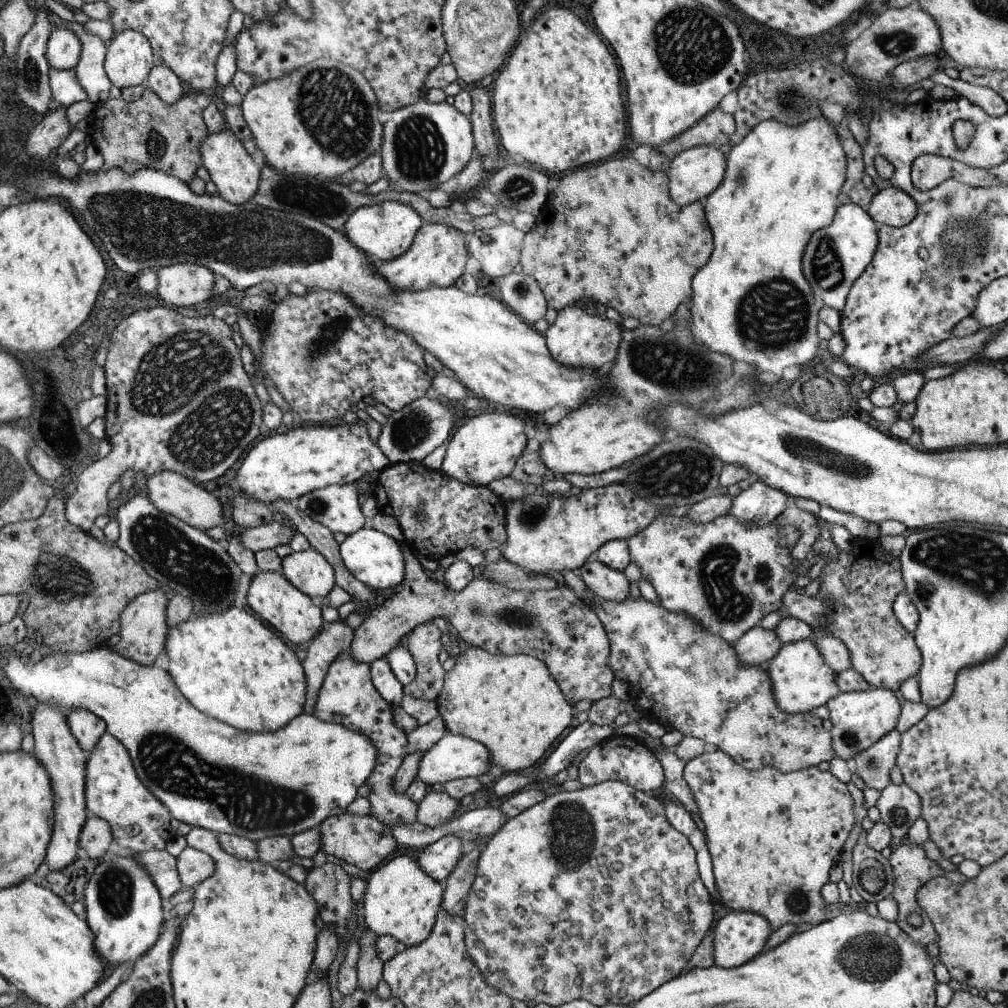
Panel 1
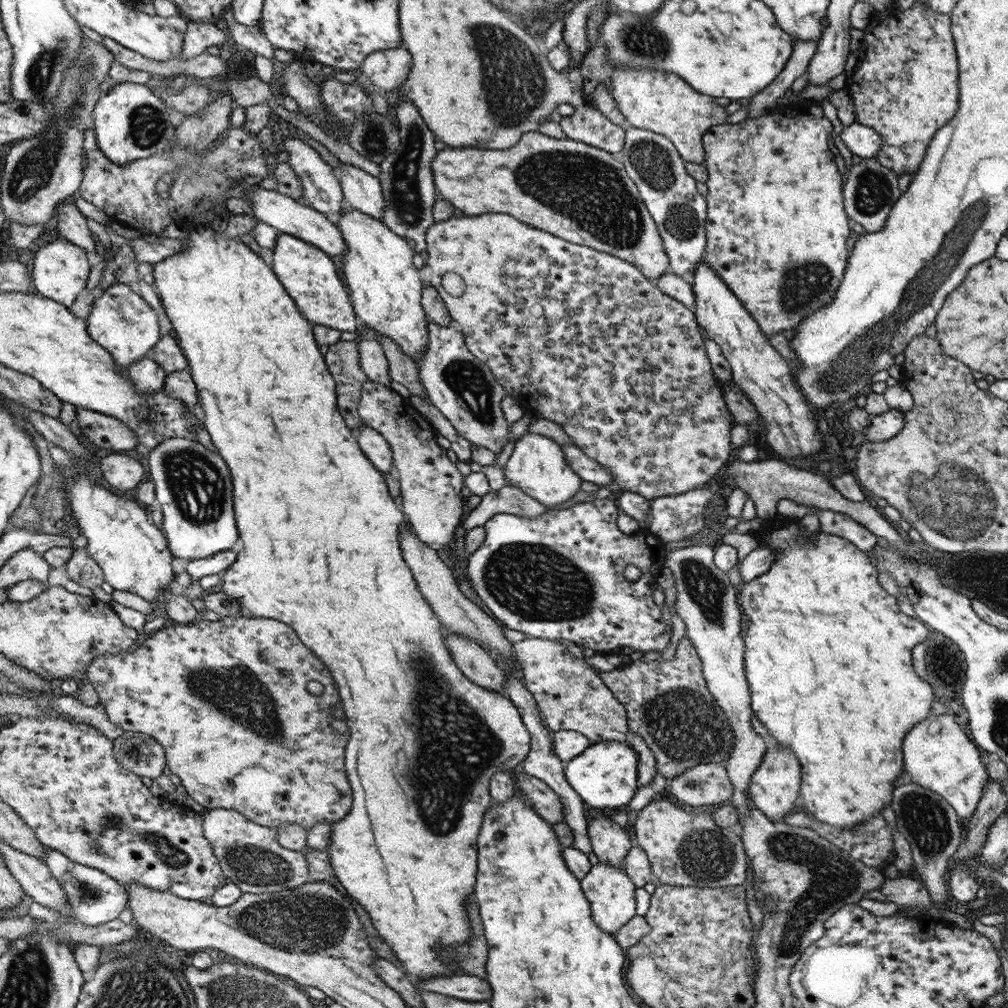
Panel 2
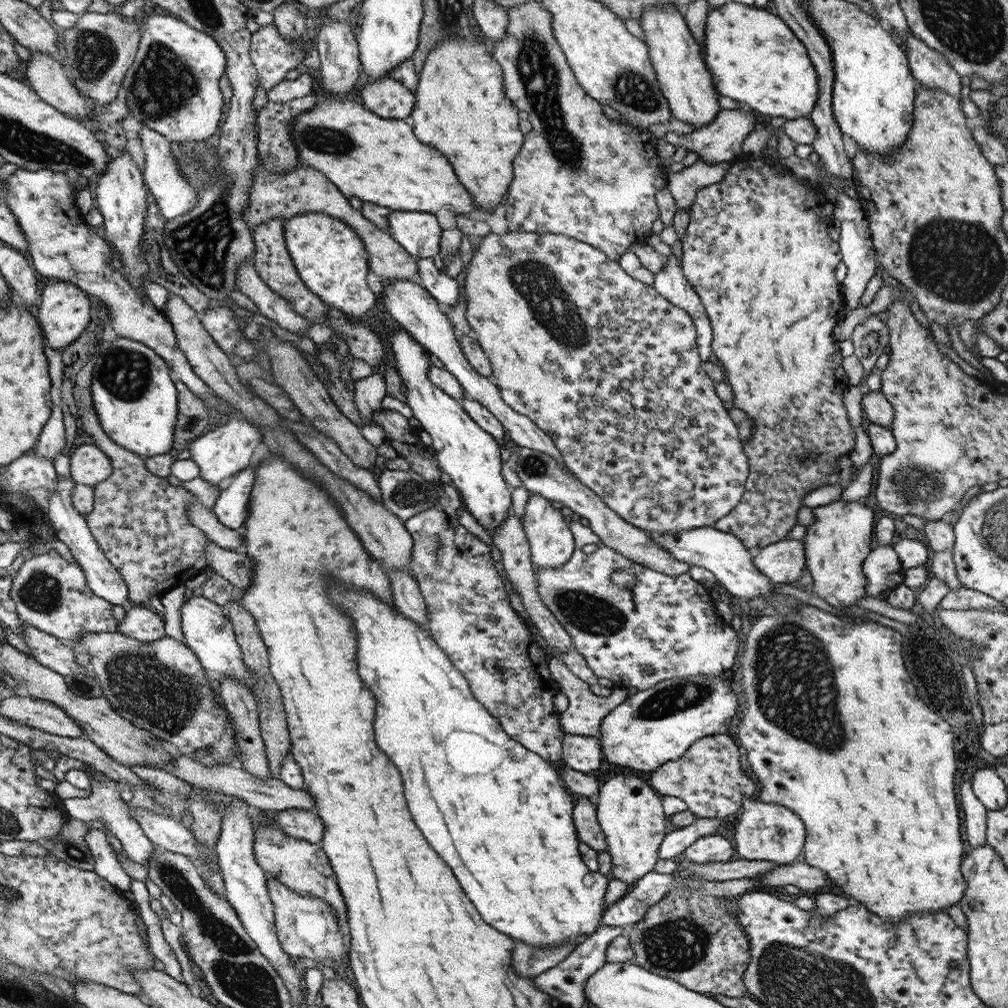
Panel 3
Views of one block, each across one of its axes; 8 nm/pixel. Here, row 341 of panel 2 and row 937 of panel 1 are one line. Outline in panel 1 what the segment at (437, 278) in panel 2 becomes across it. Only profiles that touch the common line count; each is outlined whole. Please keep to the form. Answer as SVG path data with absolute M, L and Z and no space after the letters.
M618 780L570 792L553 790L532 808L507 819L494 836L485 840L478 858L476 880L472 883L462 914L465 917L464 937L468 954L486 984L520 1002L544 1002L558 1006L582 999L599 1007L608 1003L632 1005L685 971L698 944L710 931L715 913L713 898L700 878L696 859L696 851L688 838L668 822L663 801L648 792L636 790Z

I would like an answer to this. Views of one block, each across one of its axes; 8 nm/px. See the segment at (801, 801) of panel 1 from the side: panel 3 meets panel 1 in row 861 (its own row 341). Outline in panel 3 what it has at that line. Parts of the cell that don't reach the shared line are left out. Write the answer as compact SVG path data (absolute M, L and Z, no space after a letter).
M752 158L751 160L746 159L742 162L736 160L735 162L732 162L732 166L728 170L726 176L724 176L724 180L722 180L722 182L698 189L698 192L694 198L694 202L692 202L692 206L689 208L689 226L686 230L684 243L682 243L682 272L684 272L684 278L686 278L686 280L688 280L692 286L694 286L694 292L696 292L696 294L698 294L700 297L700 300L702 300L702 306L704 306L704 310L706 310L706 314L708 314L708 320L710 320L713 330L713 339L711 344L712 354L714 354L714 356L720 360L720 364L722 364L724 370L726 370L724 377L727 379L727 383L730 385L730 388L732 388L732 392L734 392L734 402L731 403L731 406L740 408L742 412L746 412L746 414L748 414L748 418L750 418L750 420L752 420L752 424L754 424L754 427L752 427L752 437L743 443L744 452L749 460L749 475L747 481L745 482L745 491L742 500L738 502L738 504L728 514L726 514L725 517L720 518L720 520L713 524L713 527L716 528L716 530L722 530L722 532L733 534L736 536L736 538L739 538L747 549L758 548L758 550L760 550L769 544L786 538L786 534L788 534L788 532L790 532L790 530L792 530L792 528L794 528L798 522L798 510L804 506L804 502L802 500L808 496L808 492L812 492L812 490L816 490L816 488L820 488L821 486L828 486L828 478L830 478L830 474L834 474L834 472L836 473L838 471L838 458L840 458L840 456L846 456L846 454L848 455L855 446L855 434L852 433L852 423L850 423L850 417L848 417L848 411L846 411L843 401L843 396L845 391L849 388L849 383L842 367L843 357L840 354L839 342L836 340L836 338L834 338L833 334L835 326L842 318L844 318L845 313L847 312L844 306L845 298L842 297L842 293L840 293L840 283L834 275L834 269L836 268L838 262L841 261L840 247L838 243L834 242L829 237L827 228L830 223L830 218L820 218L823 206L829 200L824 200L821 197L819 190L812 192L812 190L810 190L810 185L811 183L807 180L794 176L789 171L784 170L781 166L772 166L772 164L768 163L768 160L764 160L764 158Z

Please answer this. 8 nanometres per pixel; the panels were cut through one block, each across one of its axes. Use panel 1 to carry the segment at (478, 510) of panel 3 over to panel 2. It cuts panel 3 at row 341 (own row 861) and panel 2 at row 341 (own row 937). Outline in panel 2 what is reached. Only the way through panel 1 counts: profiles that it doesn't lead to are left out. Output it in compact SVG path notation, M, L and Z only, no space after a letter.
M346 207L336 226L348 245L344 278L354 298L354 310L370 330L378 336L390 338L413 361L426 354L429 319L424 312L421 296L424 284L412 261L414 250L406 240L398 237L381 220L354 208Z

